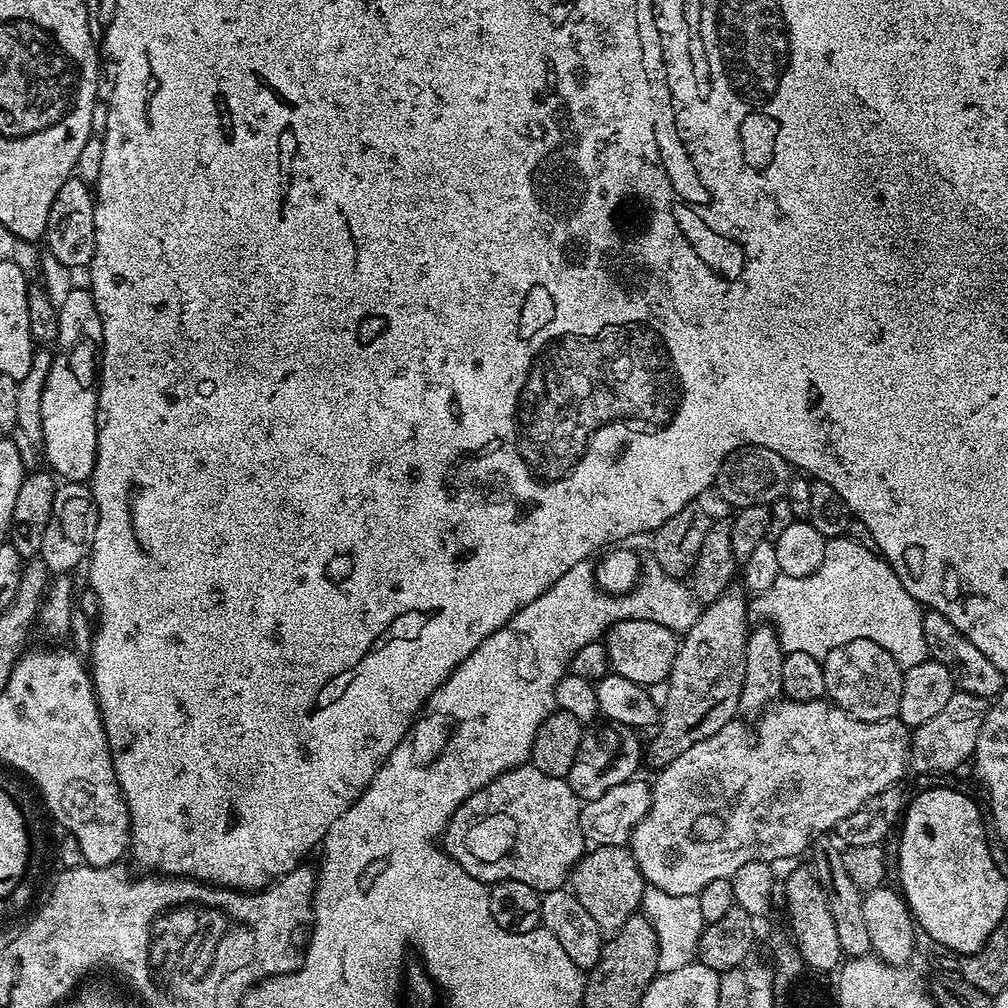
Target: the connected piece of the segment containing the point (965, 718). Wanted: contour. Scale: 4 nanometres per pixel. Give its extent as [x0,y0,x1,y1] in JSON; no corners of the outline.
[910,691,989,774]

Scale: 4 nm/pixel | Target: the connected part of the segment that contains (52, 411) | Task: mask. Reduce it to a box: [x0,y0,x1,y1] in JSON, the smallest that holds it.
[42,286,103,482]

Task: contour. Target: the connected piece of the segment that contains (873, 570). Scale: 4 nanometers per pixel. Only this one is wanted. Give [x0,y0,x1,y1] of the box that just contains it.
[750,535,929,669]

